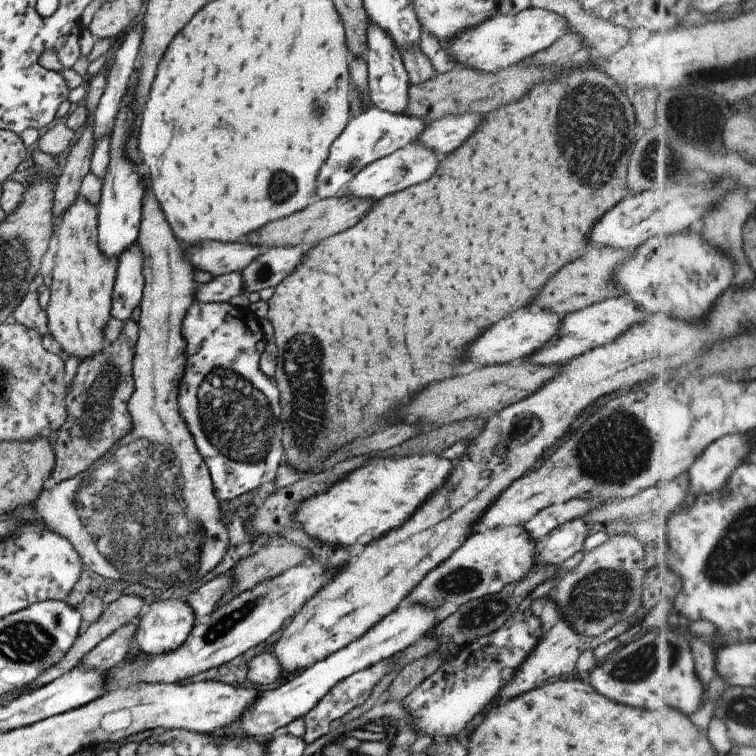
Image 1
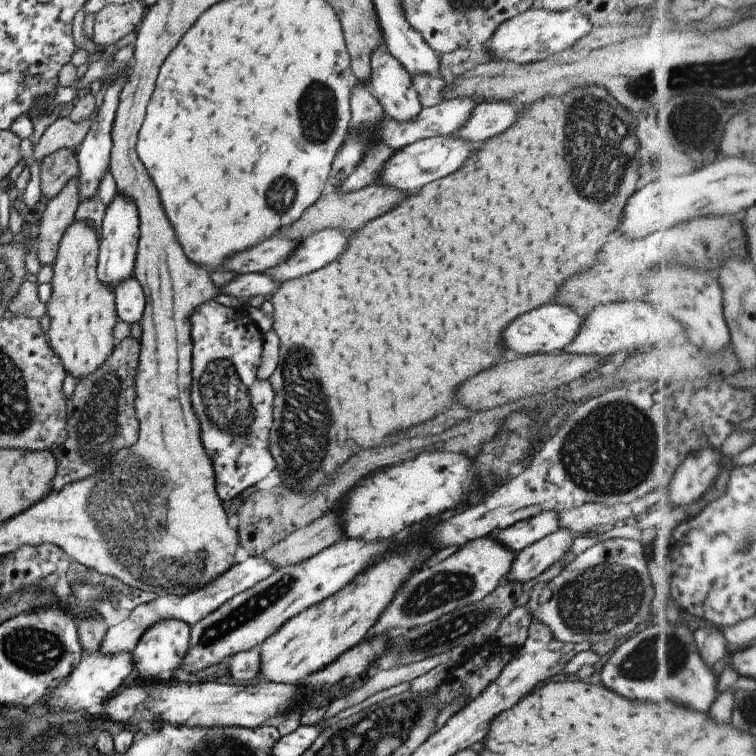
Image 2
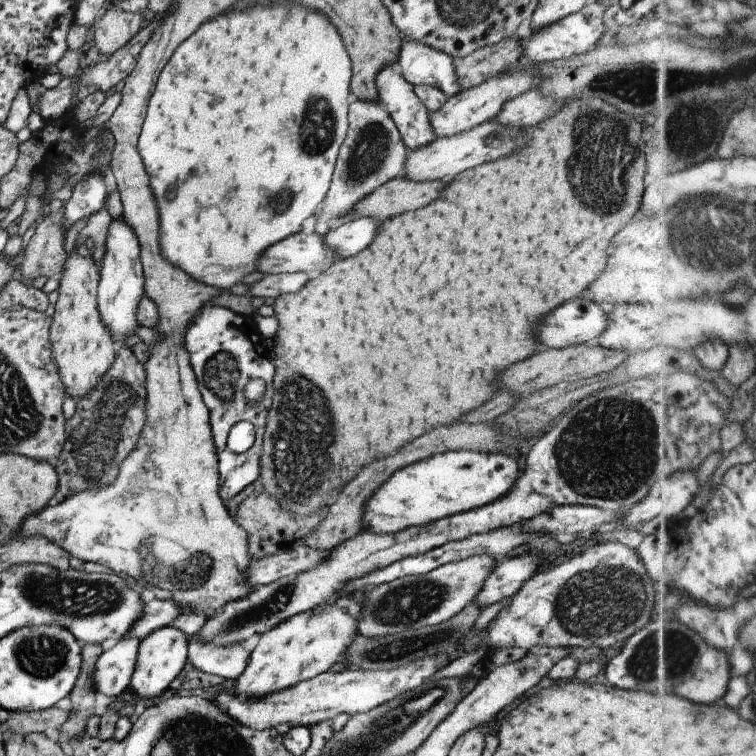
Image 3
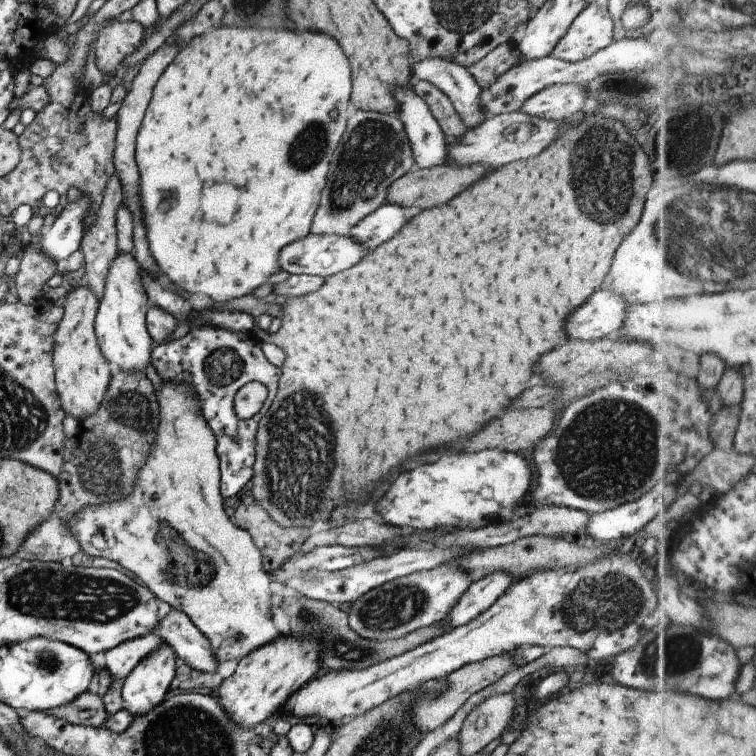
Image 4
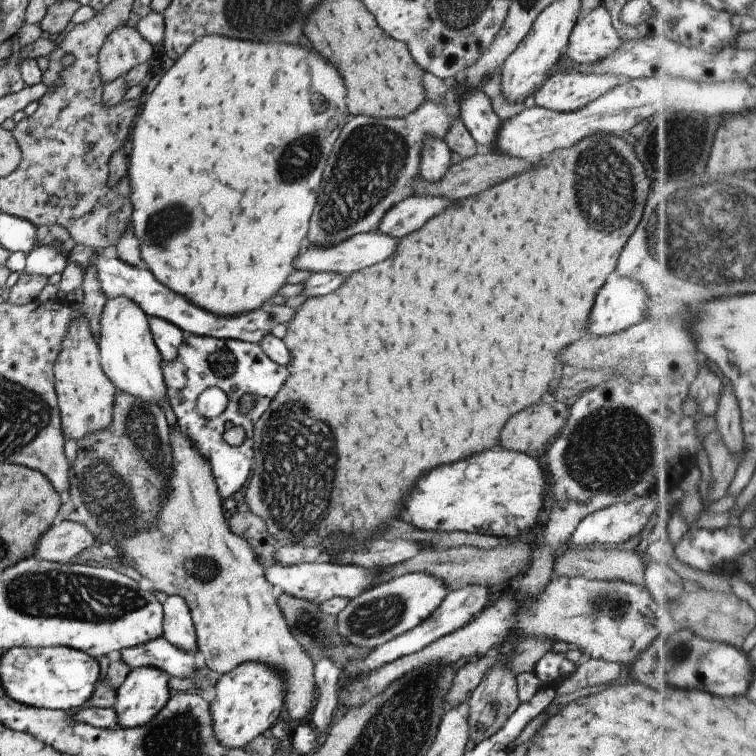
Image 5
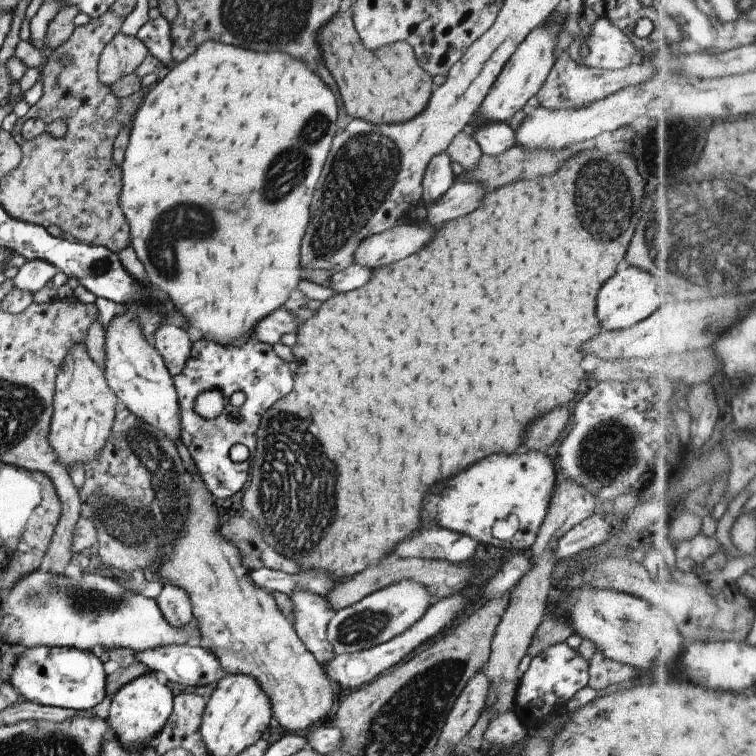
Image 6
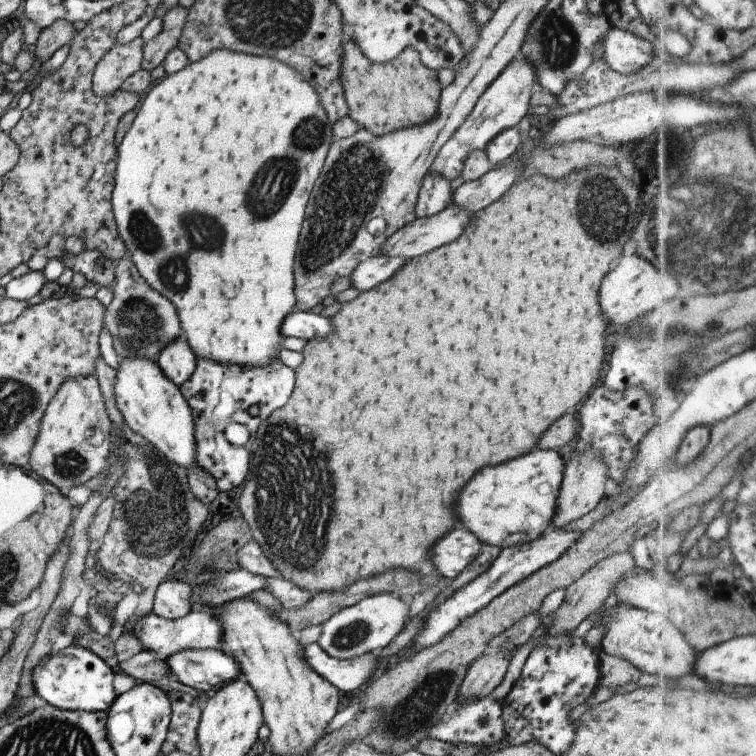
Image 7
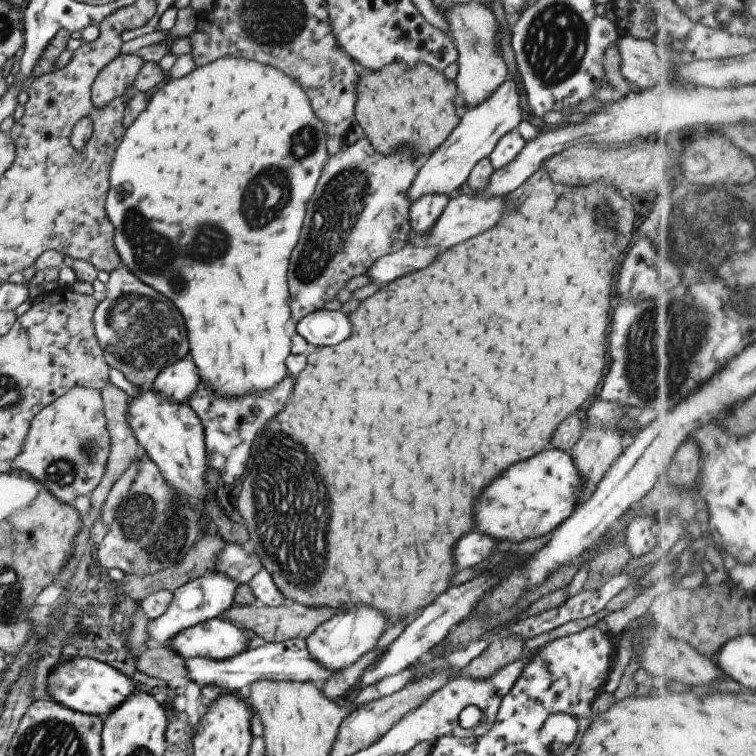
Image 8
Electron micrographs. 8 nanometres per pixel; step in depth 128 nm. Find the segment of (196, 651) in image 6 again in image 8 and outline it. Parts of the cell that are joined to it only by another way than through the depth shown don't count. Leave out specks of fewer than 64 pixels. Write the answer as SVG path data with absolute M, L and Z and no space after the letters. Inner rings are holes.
M292 638L281 643L265 643L261 647L245 650L232 658L224 658L224 660L212 660L212 658L204 658L204 656L186 658L186 670L188 670L189 678L194 680L200 689L205 686L218 686L218 688L241 692L247 691L251 684L258 680L313 681L323 684L337 672L336 670L326 670L310 656L304 638Z

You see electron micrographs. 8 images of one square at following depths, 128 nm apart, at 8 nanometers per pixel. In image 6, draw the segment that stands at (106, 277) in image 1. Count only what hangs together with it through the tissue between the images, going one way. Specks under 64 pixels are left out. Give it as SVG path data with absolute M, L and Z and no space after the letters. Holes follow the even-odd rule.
M74 344L56 376L54 414L48 436L48 442L62 466L69 470L72 464L84 465L84 462L92 462L98 458L112 432L116 403L117 396L110 390L105 372L90 358L86 344Z

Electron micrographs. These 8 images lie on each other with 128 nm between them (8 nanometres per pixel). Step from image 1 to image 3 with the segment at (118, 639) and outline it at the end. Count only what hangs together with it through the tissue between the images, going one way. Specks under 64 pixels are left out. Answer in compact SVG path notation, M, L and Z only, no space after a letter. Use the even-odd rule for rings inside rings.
M298 546L280 554L272 554L252 560L248 568L248 584L252 588L267 585L284 576L294 576L300 572L308 572L310 568L316 568L320 560L326 560L328 552L322 550L312 550L308 546ZM153 599L150 602L144 602L144 614L138 618L138 622L126 632L124 638L138 638L144 640L150 632L167 626L177 617L190 613L190 610L180 608L174 600Z

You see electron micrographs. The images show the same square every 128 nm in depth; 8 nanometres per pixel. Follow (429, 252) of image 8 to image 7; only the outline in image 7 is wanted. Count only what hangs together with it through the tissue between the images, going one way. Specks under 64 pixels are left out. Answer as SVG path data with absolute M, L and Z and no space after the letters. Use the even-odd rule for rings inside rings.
M378 255L362 261L350 274L349 280L351 285L364 292L382 284L386 278L390 278L398 268L402 268L404 258L386 258Z

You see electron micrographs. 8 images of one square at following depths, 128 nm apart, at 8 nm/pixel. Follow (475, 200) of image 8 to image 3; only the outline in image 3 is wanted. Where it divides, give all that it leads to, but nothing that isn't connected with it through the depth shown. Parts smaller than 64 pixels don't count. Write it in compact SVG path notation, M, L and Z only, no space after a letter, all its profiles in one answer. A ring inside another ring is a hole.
M300 232L280 240L262 252L256 271L263 274L302 271L312 276L330 268L340 259L330 246L324 244L324 238L318 233Z

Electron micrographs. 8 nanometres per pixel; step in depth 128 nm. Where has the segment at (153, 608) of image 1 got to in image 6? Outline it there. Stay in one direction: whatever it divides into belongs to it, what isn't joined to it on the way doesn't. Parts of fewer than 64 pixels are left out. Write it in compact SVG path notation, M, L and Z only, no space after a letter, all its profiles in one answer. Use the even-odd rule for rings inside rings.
M149 671L122 686L110 701L107 725L114 730L120 744L130 752L134 748L146 746L164 728L172 714L174 696L166 685L160 684L156 673Z

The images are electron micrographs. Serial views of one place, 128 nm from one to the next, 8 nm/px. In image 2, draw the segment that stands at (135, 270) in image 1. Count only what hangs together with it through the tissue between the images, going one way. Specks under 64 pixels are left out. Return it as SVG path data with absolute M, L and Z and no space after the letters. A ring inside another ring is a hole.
M130 276L128 280L124 280L122 284L118 284L114 288L114 294L118 320L130 324L132 322L140 323L142 314L144 314L146 297L138 280L134 276Z

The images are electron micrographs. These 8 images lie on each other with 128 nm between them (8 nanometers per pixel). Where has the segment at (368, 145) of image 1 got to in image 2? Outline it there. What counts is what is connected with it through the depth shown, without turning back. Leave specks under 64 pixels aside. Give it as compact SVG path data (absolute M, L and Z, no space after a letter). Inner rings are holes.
M456 98L456 100L442 101L440 104L433 107L423 108L416 114L414 120L401 122L385 115L380 122L370 122L372 126L366 126L366 128L370 128L372 132L354 134L352 130L348 130L348 134L346 134L346 138L344 138L340 150L336 152L336 158L334 158L334 162L332 162L328 180L331 181L330 183L338 190L340 184L342 184L342 182L346 180L346 177L350 176L350 173L360 164L360 160L362 160L362 156L364 156L364 152L366 152L366 148L368 148L370 142L376 142L376 140L378 140L378 142L384 142L386 146L390 146L392 150L397 151L420 139L439 136L449 137L450 134L456 134L456 132L468 122L468 118L470 118L470 114L472 114L472 110L474 110L474 106L476 105L477 102L474 98Z

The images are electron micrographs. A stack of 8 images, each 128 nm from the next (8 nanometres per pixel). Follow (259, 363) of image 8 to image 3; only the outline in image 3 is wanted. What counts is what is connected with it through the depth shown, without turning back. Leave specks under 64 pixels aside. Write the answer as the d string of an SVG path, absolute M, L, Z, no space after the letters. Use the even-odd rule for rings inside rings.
M285 1L284 4L270 4L270 6L260 6L260 4L258 4L258 6L250 6L250 8L246 8L246 10L236 10L236 12L230 12L230 14L222 14L220 18L214 18L214 20L202 24L190 38L186 39L184 44L180 44L180 46L174 50L174 54L160 72L154 92L148 103L147 113L142 123L141 133L137 142L138 154L140 154L146 172L150 178L150 186L158 206L160 216L160 250L162 250L162 256L166 256L166 260L170 260L170 264L182 268L188 276L192 276L192 278L198 280L198 282L204 282L204 284L214 286L214 288L220 288L220 290L230 290L234 284L241 283L248 274L252 274L253 271L256 271L256 264L258 264L258 258L262 256L262 252L265 252L268 248L280 242L280 240L284 240L288 238L288 236L292 236L292 234L301 232L300 230L302 230L304 220L308 220L310 216L316 214L320 202L325 199L326 193L330 188L334 167L336 166L336 162L338 162L338 151L348 132L349 124L347 122L347 116L350 103L353 101L351 92L351 68L351 60L346 46L340 34L338 34L337 27L328 20L328 16L322 14L322 12L318 12L318 10L304 8L302 4L290 4L290 2Z

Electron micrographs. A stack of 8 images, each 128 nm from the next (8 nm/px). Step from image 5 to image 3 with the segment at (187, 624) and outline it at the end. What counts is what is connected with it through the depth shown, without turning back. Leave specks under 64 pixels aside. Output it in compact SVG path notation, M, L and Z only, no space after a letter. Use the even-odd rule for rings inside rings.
M198 636L188 639L188 661L208 674L221 677L227 683L233 683L242 676L250 662L251 646L231 644L230 646L210 646Z

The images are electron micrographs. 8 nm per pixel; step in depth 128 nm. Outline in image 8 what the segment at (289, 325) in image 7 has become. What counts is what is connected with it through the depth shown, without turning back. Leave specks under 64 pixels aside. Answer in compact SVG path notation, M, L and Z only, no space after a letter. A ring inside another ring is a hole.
M320 309L299 320L296 332L310 347L334 346L352 334L352 322L344 312Z

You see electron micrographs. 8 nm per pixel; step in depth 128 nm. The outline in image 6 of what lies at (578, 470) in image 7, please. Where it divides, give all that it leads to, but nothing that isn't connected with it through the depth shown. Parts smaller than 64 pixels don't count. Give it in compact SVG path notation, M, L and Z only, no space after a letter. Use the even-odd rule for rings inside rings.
M563 481L554 491L546 518L540 525L536 540L530 548L530 570L526 572L515 588L510 590L510 602L504 610L500 624L498 624L491 642L491 652L484 673L490 682L490 692L486 698L484 709L489 712L489 720L492 720L500 712L513 712L516 690L521 677L518 676L518 666L527 654L528 647L540 626L544 615L548 612L547 598L551 588L554 588L554 568L560 562L554 552L559 549L560 538L572 530L574 526L586 520L598 511L596 496L584 486L572 482Z

